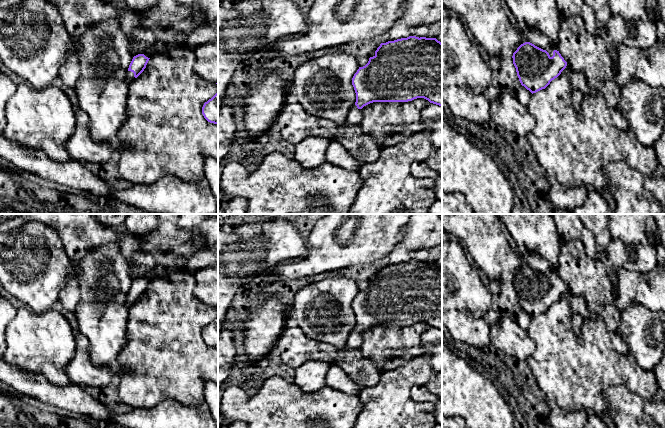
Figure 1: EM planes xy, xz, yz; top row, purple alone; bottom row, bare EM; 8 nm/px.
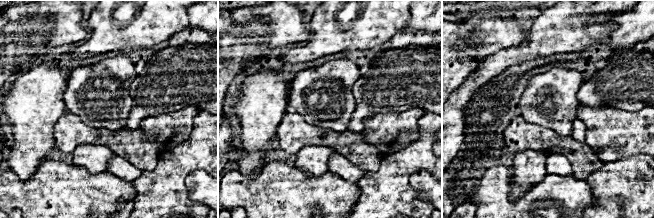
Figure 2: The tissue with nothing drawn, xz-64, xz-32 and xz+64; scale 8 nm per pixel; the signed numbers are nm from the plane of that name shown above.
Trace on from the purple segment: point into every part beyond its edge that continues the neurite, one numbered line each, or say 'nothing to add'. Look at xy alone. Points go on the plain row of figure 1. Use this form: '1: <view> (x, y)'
1: xy (130, 299)

